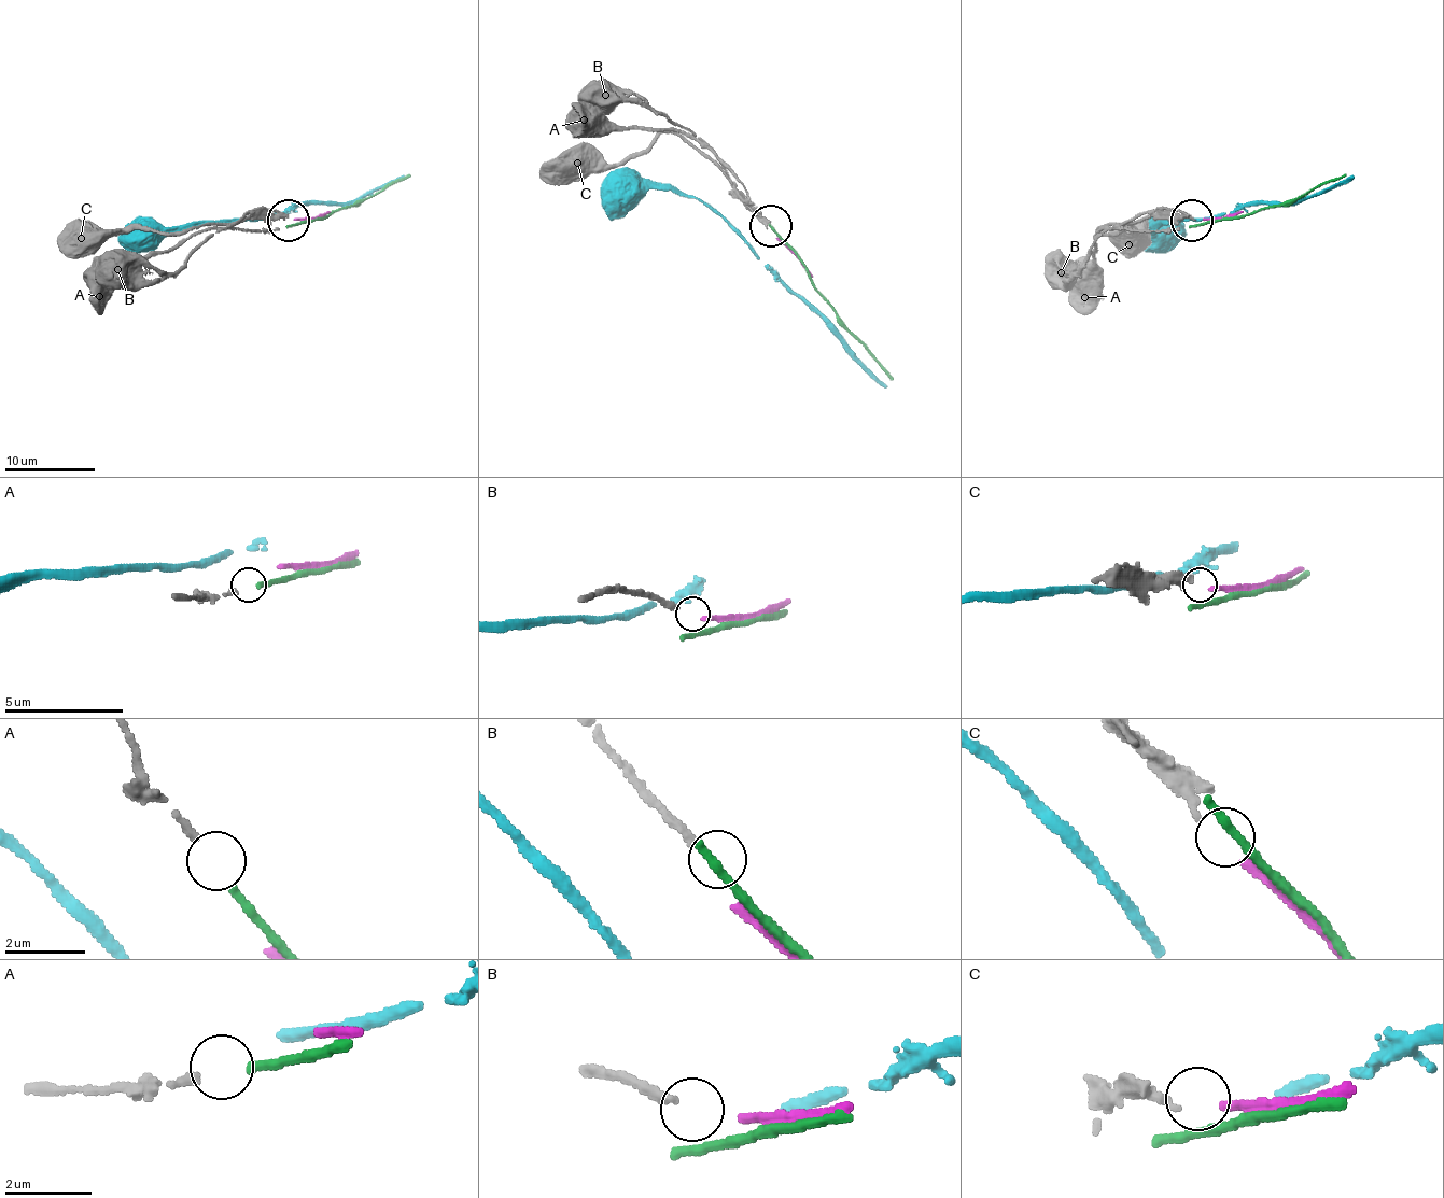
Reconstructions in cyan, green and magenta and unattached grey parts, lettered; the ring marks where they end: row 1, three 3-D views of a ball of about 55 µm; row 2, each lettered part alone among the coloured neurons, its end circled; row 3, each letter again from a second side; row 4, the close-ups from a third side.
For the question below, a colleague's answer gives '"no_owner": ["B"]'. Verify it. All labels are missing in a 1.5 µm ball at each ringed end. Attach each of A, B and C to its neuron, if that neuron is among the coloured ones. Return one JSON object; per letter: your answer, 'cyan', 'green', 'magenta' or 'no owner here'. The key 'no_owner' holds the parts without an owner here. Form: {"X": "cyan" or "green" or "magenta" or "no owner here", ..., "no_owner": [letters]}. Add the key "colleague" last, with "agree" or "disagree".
{"A": "green", "B": "no owner here", "C": "magenta", "no_owner": ["B"], "colleague": "agree"}

